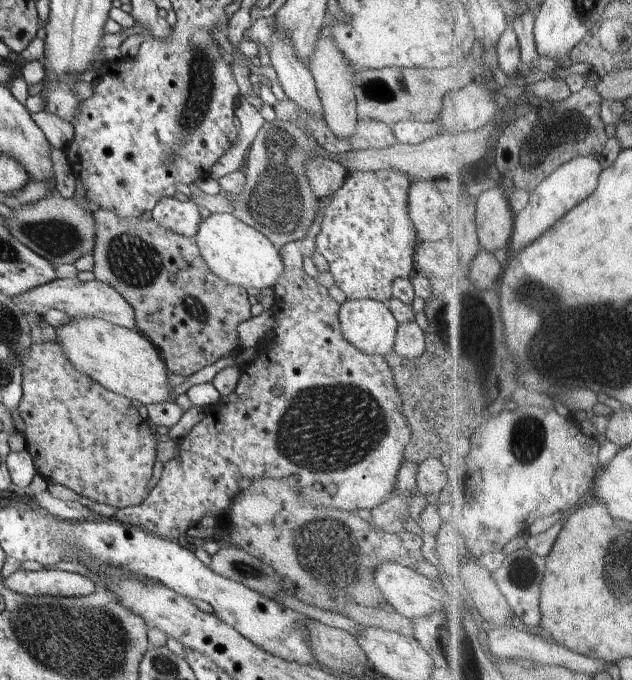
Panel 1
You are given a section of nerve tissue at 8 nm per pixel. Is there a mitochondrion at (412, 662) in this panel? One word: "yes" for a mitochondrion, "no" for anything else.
no

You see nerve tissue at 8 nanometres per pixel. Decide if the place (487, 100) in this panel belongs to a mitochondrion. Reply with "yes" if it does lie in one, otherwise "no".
no

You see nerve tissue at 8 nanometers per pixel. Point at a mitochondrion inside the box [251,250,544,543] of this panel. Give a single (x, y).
(331, 428)

